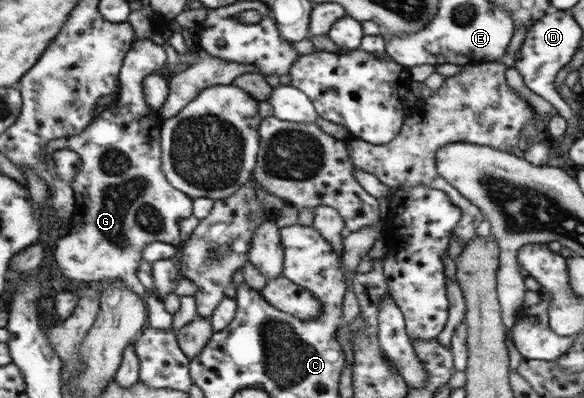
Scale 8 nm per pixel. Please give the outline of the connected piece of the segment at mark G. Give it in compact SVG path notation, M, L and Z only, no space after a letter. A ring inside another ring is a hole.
M150 39L136 41L127 52L127 58L122 67L122 88L120 95L107 107L100 110L91 125L79 135L53 139L45 145L44 155L52 155L57 150L71 150L82 161L79 173L70 183L75 192L77 209L74 214L76 220L70 224L69 231L56 243L55 263L63 275L78 284L99 284L121 280L127 287L146 299L150 310L150 325L155 329L171 330L172 314L164 308L163 300L155 297L153 292L142 285L138 279L138 267L141 264L141 254L153 242L163 242L176 247L181 245L179 236L179 221L191 217L194 200L186 193L175 189L162 170L162 150L160 147L160 133L164 128L164 121L158 110L154 110L144 98L144 87L141 87L143 77L146 79L153 74L158 74L167 64L167 55L163 45L156 45Z

